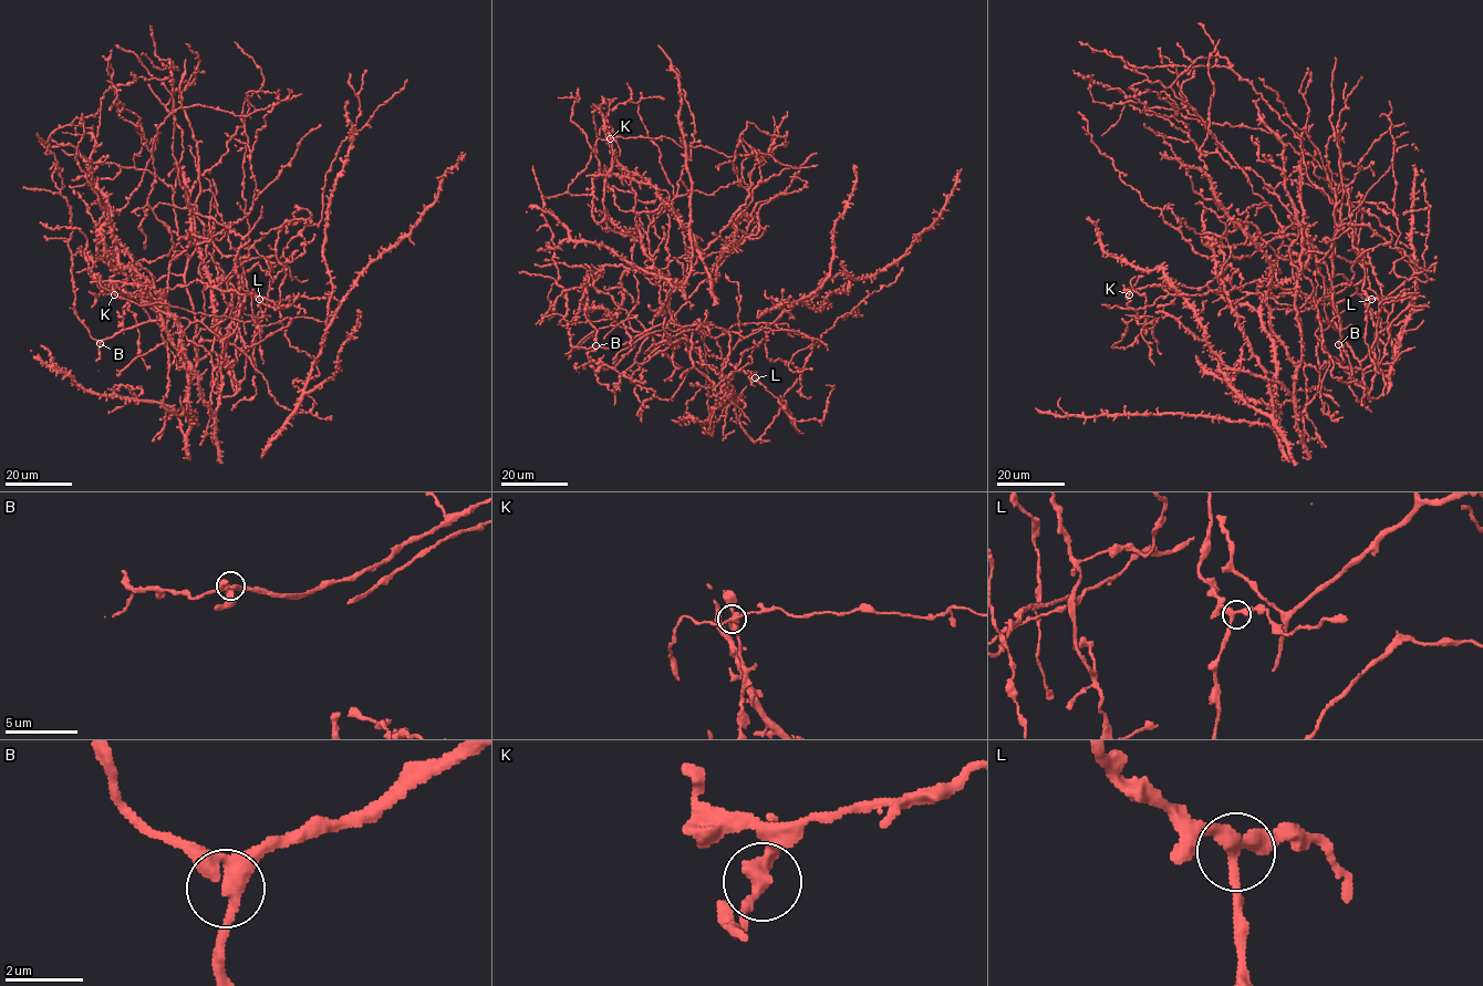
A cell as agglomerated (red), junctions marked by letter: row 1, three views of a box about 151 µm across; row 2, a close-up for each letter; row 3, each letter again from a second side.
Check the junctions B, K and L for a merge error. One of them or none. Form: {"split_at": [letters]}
{"split_at": ["K"]}

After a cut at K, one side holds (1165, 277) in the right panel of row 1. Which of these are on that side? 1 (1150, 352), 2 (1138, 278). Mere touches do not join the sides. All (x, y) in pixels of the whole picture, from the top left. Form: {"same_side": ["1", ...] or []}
{"same_side": []}

